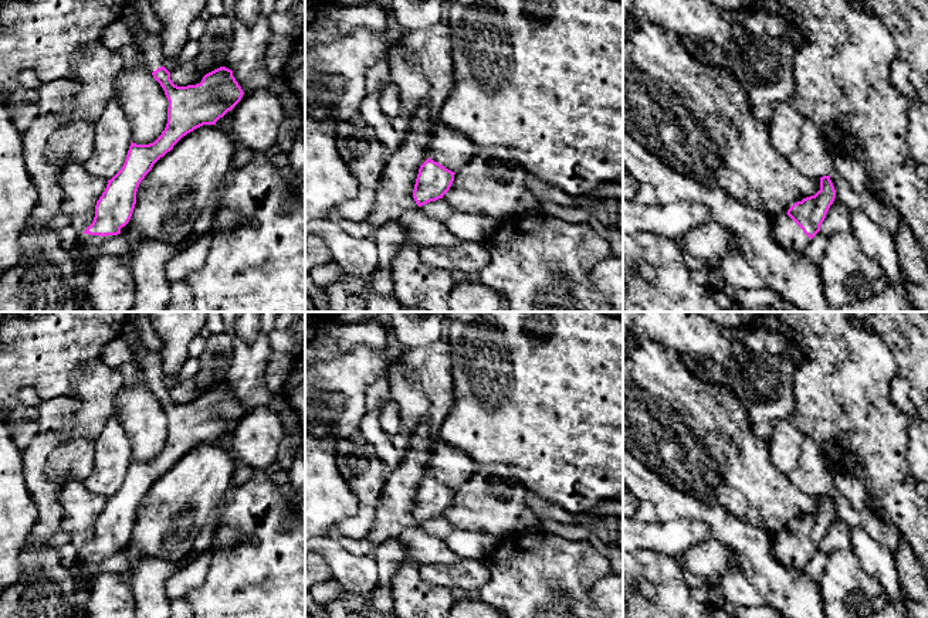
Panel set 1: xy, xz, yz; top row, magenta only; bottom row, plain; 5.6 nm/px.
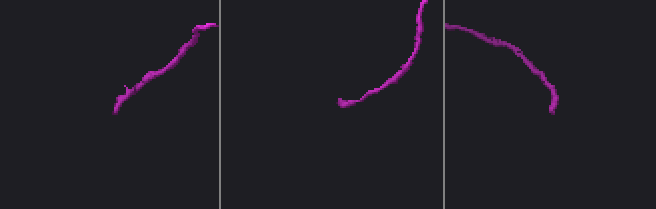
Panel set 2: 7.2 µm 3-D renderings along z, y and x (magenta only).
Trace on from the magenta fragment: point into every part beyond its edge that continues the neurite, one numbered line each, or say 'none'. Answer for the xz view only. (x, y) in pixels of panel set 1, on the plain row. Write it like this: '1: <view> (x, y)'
none

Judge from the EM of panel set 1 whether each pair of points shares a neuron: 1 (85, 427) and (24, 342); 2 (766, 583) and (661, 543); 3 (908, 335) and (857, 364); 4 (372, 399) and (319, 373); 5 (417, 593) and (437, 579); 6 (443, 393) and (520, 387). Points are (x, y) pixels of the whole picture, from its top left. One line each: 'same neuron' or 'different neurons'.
1: same neuron
2: different neurons
3: different neurons
4: different neurons
5: different neurons
6: different neurons

